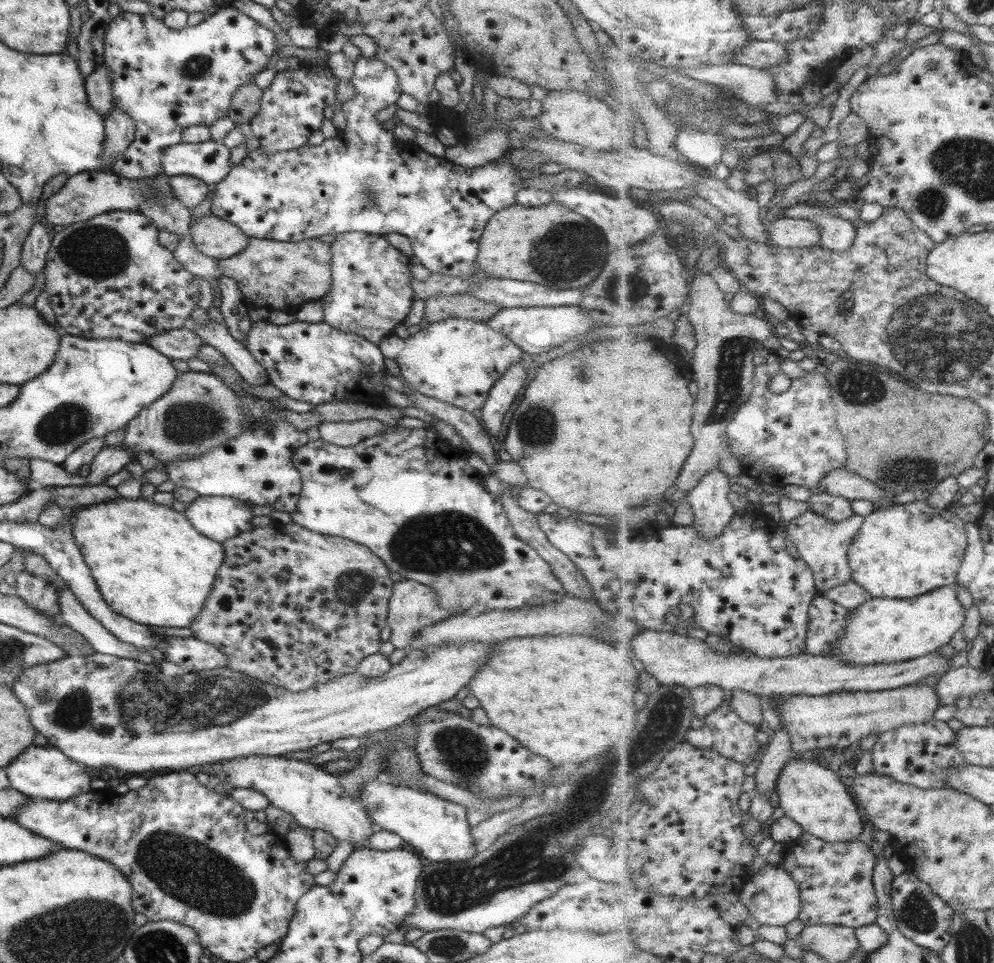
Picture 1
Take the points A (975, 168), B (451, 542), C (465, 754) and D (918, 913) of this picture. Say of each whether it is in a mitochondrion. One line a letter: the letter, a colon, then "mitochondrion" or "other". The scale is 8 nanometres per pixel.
A: mitochondrion
B: mitochondrion
C: mitochondrion
D: mitochondrion

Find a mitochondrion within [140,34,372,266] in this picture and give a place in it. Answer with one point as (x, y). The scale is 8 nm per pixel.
(197, 66)

